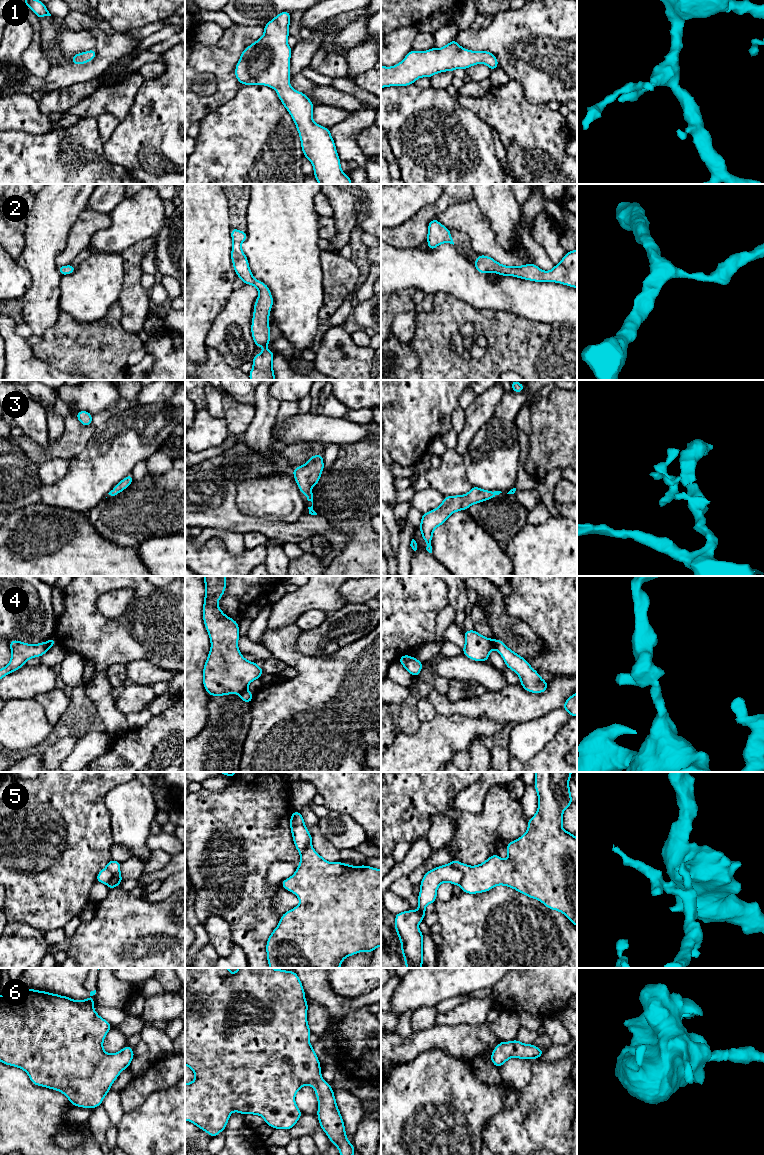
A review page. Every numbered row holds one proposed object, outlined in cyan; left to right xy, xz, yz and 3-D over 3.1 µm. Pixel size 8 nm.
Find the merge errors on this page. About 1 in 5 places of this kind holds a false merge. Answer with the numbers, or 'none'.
4, 5

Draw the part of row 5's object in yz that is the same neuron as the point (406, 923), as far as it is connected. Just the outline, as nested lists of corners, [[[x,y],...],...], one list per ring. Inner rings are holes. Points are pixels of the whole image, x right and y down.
[[[448,863],[427,871],[420,883],[418,910],[395,914],[395,929],[401,942],[401,951],[406,968],[423,966],[423,933],[418,925],[424,920],[425,907],[437,900],[437,889],[443,882],[459,885],[463,878],[460,869]]]

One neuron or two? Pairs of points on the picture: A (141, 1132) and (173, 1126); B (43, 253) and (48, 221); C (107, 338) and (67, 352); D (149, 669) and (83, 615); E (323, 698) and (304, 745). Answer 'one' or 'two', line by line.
A: one
B: one
C: one
D: two
E: one

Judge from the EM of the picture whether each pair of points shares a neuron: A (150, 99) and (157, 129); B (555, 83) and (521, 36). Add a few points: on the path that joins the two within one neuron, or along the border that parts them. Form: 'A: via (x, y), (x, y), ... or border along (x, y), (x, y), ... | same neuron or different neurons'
A: via (152, 106), (152, 122) | same neuron
B: via (553, 71), (530, 48) | same neuron

